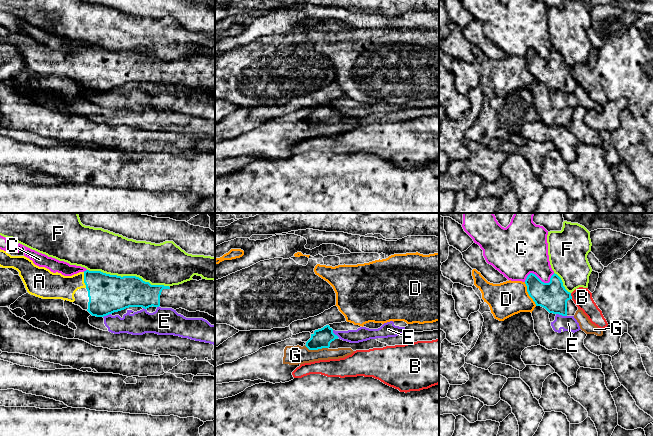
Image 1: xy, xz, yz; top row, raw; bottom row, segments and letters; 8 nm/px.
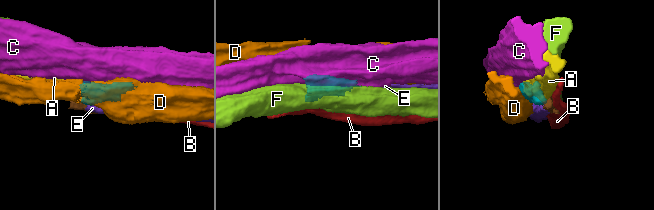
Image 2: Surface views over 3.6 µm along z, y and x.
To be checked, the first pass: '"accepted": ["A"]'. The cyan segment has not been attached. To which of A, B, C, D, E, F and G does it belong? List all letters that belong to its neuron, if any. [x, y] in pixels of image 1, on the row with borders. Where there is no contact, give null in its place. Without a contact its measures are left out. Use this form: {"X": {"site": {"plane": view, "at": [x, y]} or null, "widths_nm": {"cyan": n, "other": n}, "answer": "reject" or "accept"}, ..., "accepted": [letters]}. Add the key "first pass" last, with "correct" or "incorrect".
{"A": {"site": {"plane": "xy", "at": [84, 280]}, "widths_nm": {"cyan": 300, "other": 200}, "answer": "accept"}, "B": {"site": {"plane": "yz", "at": [571, 296]}, "widths_nm": {"cyan": 240, "other": 160}, "answer": "reject"}, "C": {"site": {"plane": "yz", "at": [539, 279]}, "widths_nm": {"cyan": 240, "other": 360}, "answer": "reject"}, "D": {"site": {"plane": "yz", "at": [528, 293]}, "widths_nm": {"cyan": 240, "other": 280}, "answer": "reject"}, "E": {"site": {"plane": "yz", "at": [561, 314]}, "widths_nm": {"cyan": 240, "other": 130}, "answer": "reject"}, "F": {"site": {"plane": "xy", "at": [128, 276]}, "widths_nm": {"cyan": 300, "other": 320}, "answer": "reject"}, "G": {"site": {"plane": "xz", "at": [316, 349]}, "widths_nm": {"cyan": 150, "other": 150}, "answer": "reject"}, "accepted": ["A"], "first pass": "correct"}

